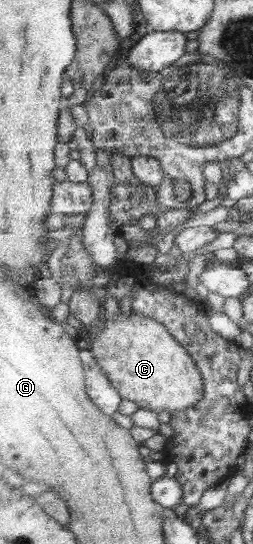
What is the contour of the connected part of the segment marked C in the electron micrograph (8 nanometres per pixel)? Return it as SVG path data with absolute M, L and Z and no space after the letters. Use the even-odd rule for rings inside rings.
M132 311L128 315L118 313L116 319L104 320L102 329L91 337L86 333L86 345L95 355L98 365L103 369L111 384L123 399L132 400L139 408L155 412L185 410L194 407L204 395L202 372L188 350L158 320Z

